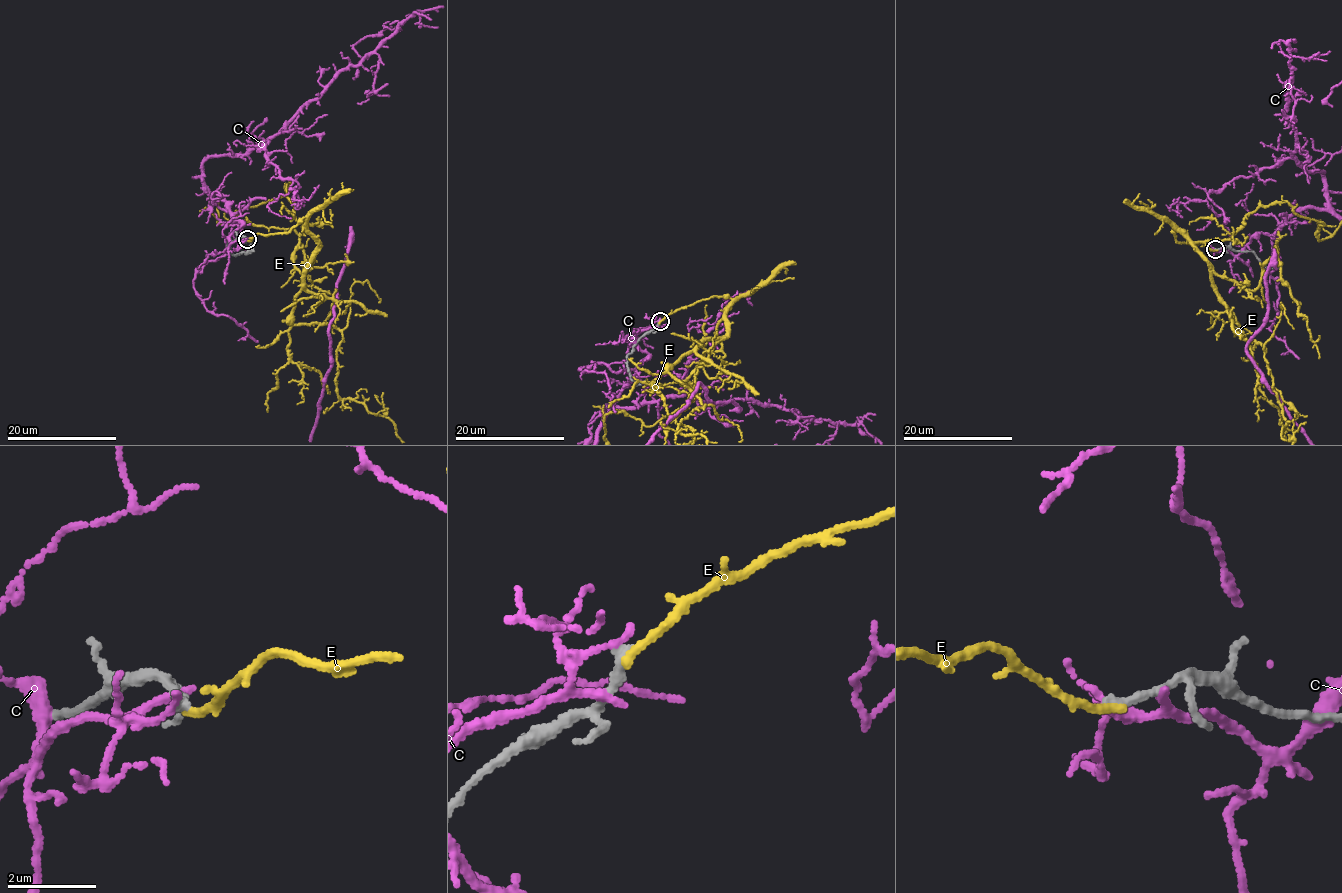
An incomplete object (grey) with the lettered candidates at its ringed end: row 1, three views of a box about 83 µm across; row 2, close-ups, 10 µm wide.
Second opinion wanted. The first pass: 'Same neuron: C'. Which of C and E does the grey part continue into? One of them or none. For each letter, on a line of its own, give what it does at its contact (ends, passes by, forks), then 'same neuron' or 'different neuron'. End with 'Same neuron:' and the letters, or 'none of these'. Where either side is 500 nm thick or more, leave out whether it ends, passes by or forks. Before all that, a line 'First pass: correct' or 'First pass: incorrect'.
First pass: incorrect
C: it ends there; different neuron
E: it ends there; different neuron
Same neuron: none of these

